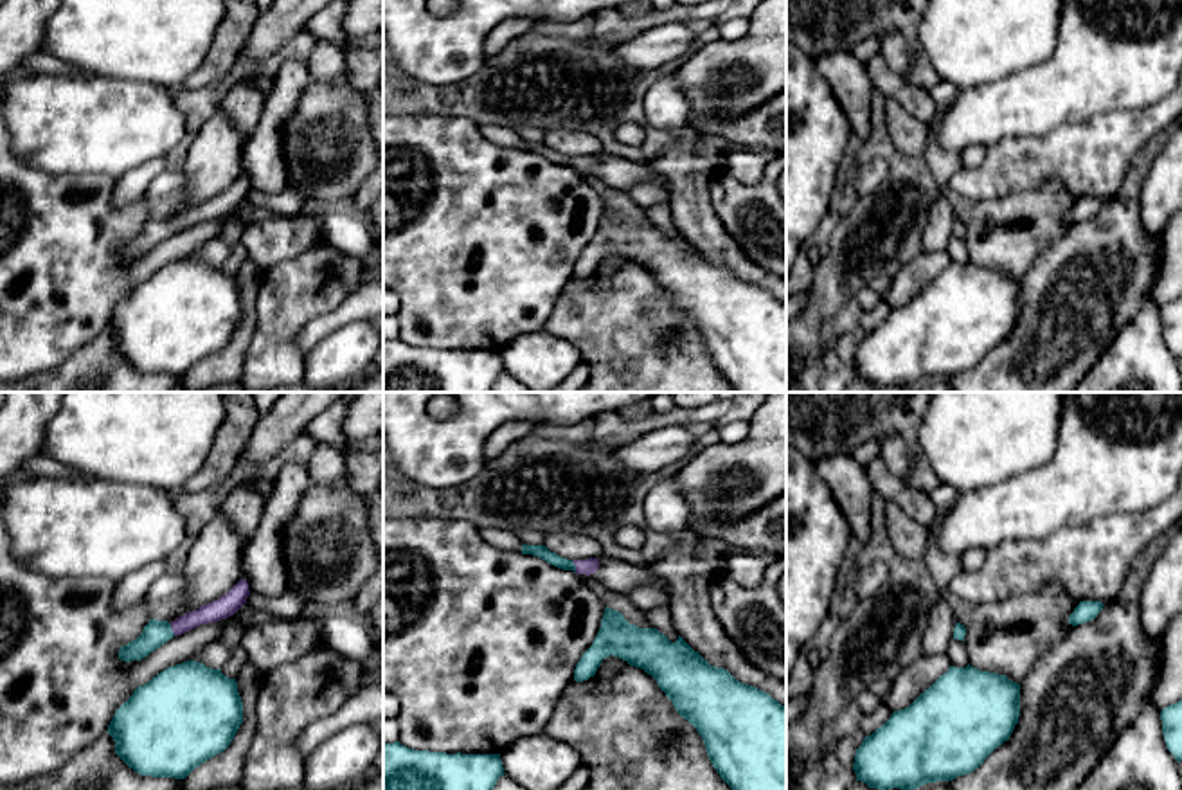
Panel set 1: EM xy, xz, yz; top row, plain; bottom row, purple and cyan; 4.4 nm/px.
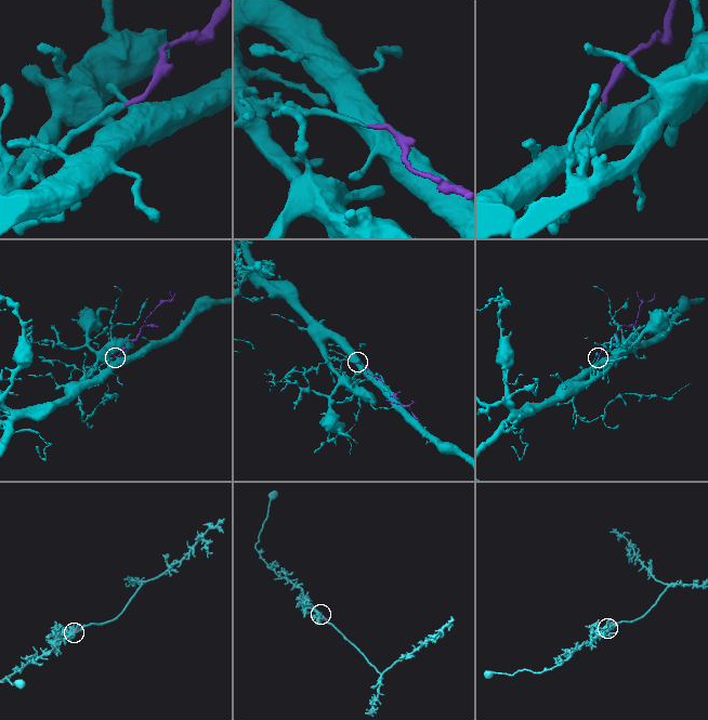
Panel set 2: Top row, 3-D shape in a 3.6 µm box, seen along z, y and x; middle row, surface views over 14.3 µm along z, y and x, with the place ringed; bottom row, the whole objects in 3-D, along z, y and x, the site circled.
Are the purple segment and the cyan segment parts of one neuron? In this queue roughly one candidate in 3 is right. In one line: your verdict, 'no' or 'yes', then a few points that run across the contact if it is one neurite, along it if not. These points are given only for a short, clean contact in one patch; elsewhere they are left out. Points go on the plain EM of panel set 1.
yes; line xy (220, 206), (171, 225), (155, 229)

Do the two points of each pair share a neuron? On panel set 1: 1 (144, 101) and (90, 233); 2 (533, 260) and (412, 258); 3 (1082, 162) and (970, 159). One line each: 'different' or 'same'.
1: different
2: same
3: different

